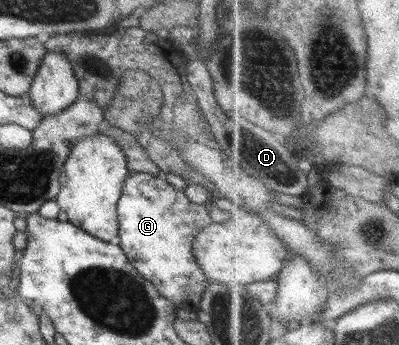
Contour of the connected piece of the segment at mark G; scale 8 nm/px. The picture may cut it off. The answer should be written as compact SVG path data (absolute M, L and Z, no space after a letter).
M142 172L128 176L116 212L119 245L132 266L177 308L196 310L210 282L196 262L192 242L200 230L216 219L219 208L191 202L183 190L174 188L164 178Z

